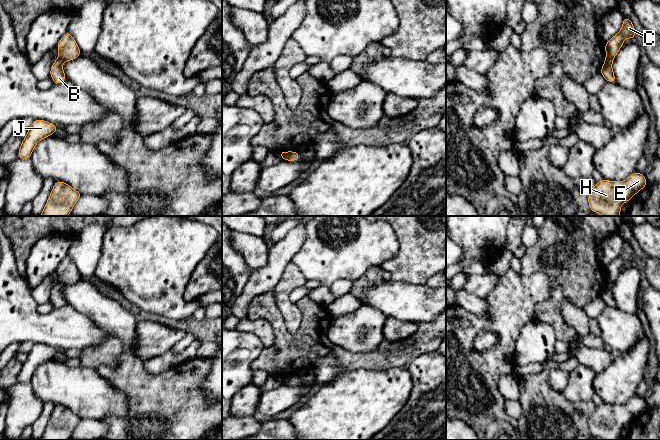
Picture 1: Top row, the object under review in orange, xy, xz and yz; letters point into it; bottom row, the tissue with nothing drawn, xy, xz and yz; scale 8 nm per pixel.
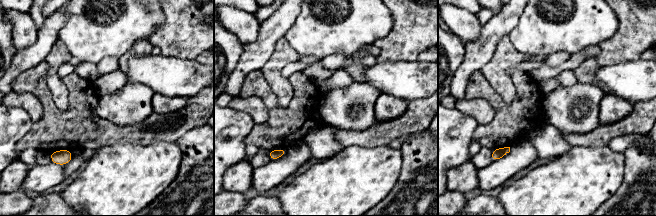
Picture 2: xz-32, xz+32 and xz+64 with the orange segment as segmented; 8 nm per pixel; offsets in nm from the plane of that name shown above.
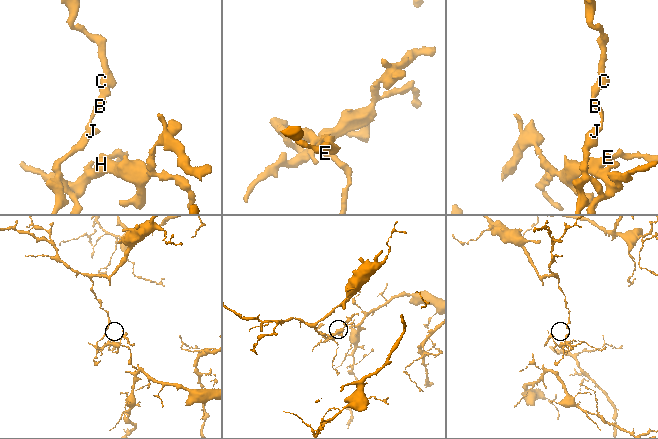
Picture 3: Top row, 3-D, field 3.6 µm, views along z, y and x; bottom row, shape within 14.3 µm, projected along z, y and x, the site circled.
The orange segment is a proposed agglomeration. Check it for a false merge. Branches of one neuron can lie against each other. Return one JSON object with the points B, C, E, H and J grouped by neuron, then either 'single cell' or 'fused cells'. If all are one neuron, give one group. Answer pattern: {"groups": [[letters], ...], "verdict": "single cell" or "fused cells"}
{"groups": [["B", "E", "H", "J"], ["C"]], "verdict": "fused cells"}

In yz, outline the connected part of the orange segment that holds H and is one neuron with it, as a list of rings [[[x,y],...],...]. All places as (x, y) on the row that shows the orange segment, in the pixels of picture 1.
[[[637,171],[625,181],[602,179],[588,194],[590,210],[603,216],[620,216],[622,204],[629,202],[646,185],[646,177]]]

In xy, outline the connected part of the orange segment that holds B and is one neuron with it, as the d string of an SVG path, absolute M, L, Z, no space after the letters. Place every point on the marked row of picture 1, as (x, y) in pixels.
M58 57L50 69L50 77L53 79L54 85L62 83L66 80L66 75L62 68L62 65L65 61Z

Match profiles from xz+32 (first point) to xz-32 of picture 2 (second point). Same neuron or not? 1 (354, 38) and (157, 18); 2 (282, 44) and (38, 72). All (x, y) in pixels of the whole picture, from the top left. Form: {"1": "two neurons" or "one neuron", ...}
{"1": "one neuron", "2": "two neurons"}

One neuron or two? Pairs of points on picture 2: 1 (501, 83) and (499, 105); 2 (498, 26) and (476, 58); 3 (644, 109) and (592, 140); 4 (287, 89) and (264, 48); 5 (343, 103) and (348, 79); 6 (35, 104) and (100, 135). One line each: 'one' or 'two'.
1: two
2: one
3: one
4: two
5: two
6: two

